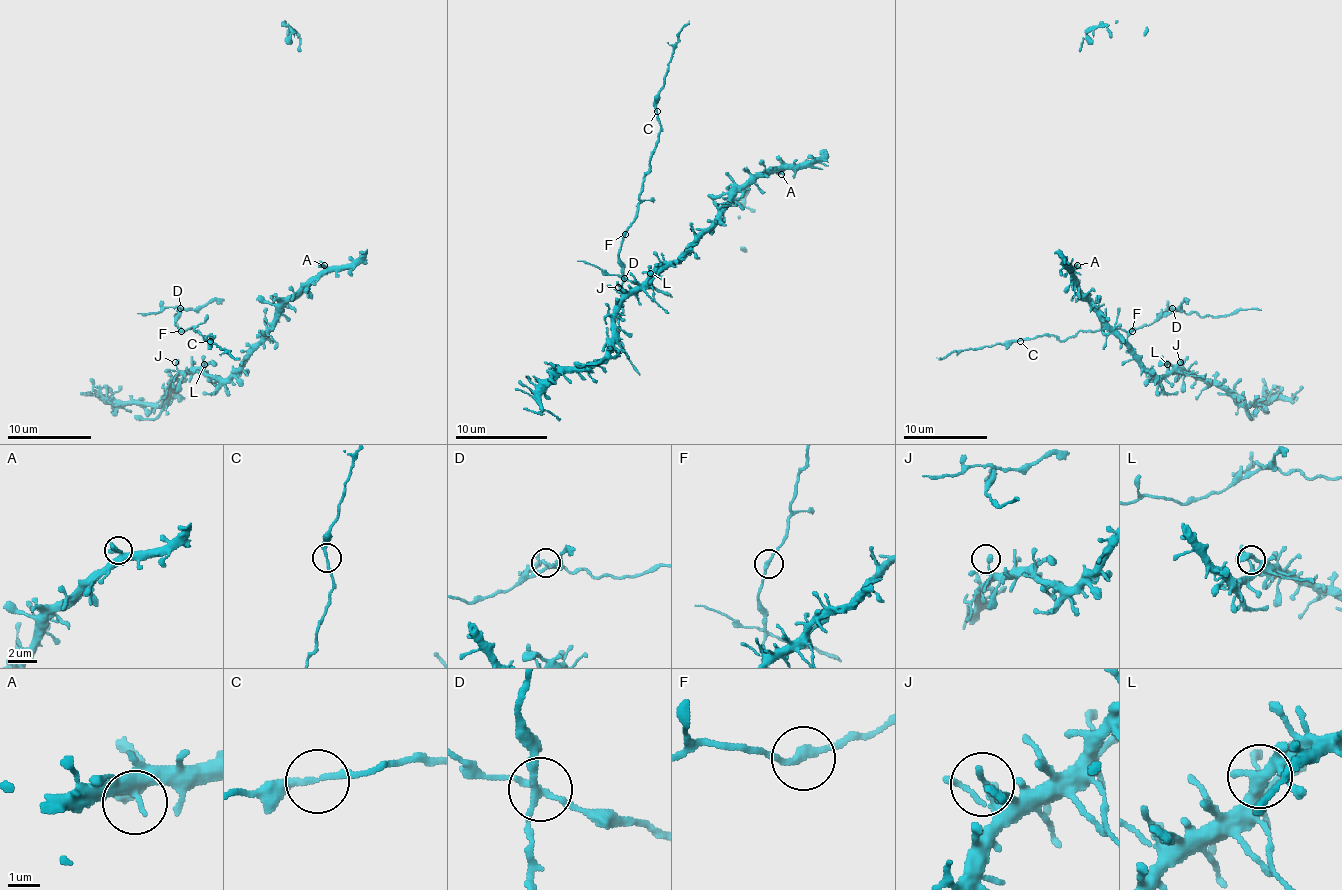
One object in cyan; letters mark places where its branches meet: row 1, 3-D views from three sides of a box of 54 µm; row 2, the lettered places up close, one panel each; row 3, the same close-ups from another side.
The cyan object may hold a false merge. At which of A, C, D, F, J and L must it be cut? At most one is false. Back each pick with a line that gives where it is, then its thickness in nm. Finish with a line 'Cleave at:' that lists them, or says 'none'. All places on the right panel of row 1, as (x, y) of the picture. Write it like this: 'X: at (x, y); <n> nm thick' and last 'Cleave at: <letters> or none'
D: at (1172, 308); 220 nm thick
Cleave at: D

